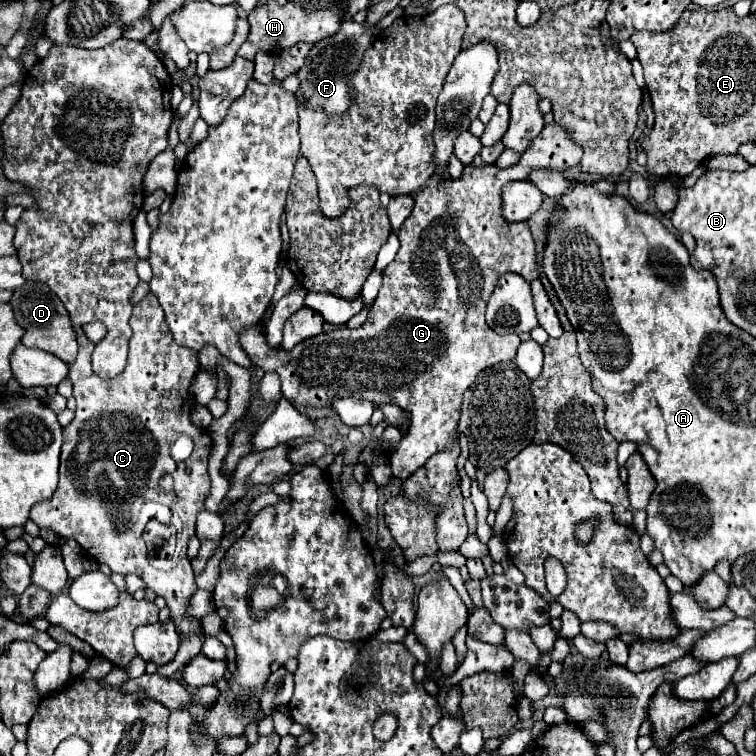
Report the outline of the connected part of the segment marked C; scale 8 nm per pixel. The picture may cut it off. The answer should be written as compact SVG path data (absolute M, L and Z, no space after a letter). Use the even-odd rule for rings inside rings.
M148 292L136 306L134 306L134 312L132 312L132 318L130 318L130 326L132 326L132 338L130 338L130 350L128 350L128 364L126 368L112 380L102 380L98 374L94 374L92 366L90 366L90 356L92 356L92 350L94 350L94 342L88 340L84 334L78 336L78 358L74 364L70 364L70 382L74 386L74 398L78 402L78 408L76 408L76 416L74 420L64 428L64 444L62 444L62 456L60 456L60 482L58 482L58 490L54 492L54 496L46 502L40 502L40 506L36 504L30 512L30 520L38 526L38 528L50 528L54 530L56 534L60 534L62 538L72 538L76 540L84 552L88 552L98 564L108 564L112 572L118 572L118 574L136 574L144 580L146 588L152 590L156 596L164 598L166 600L166 606L170 608L170 620L174 622L176 626L176 632L180 634L180 638L194 638L198 636L200 640L204 640L204 630L202 630L202 620L200 618L192 618L188 616L188 606L190 606L190 598L194 596L194 592L198 590L196 582L194 582L194 572L192 568L178 568L178 566L170 566L170 554L172 554L172 546L176 544L186 544L190 536L194 536L194 530L196 530L196 516L200 512L204 512L204 500L210 492L210 476L208 476L208 458L210 458L210 452L212 452L212 438L206 430L200 430L196 426L192 426L190 422L190 392L188 392L188 386L192 384L194 376L196 376L196 370L200 368L198 364L198 354L194 350L188 350L184 346L178 346L172 336L170 336L170 330L164 322L164 312L160 310L160 304L156 302L156 298L152 296L152 292ZM178 434L188 434L192 440L194 440L194 450L190 454L188 460L184 462L176 462L172 456L170 456L170 446L174 442L174 438L178 438ZM162 474L172 474L174 476L174 492L166 494L158 488L158 480Z

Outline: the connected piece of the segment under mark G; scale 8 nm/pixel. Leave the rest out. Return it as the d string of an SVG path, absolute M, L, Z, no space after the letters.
M548 124L514 166L500 170L494 164L484 164L482 158L476 156L464 168L462 178L454 180L452 186L444 188L436 180L430 180L428 186L424 186L414 198L414 210L398 234L400 250L394 262L384 270L382 288L372 304L368 320L360 328L336 328L322 332L296 344L290 352L284 348L274 350L266 346L262 330L248 328L240 334L242 348L264 372L276 372L280 376L282 394L294 406L330 408L332 400L358 392L364 400L376 406L398 404L400 408L408 410L412 414L412 428L390 458L394 478L408 478L432 454L444 450L450 444L452 434L458 432L462 394L472 386L476 376L486 368L512 360L520 344L520 336L494 334L484 318L486 302L502 274L518 272L528 282L540 276L536 246L528 224L506 222L502 216L502 186L512 180L526 180L534 168L564 172L566 168L576 166L580 156L580 146L576 146L558 124Z

